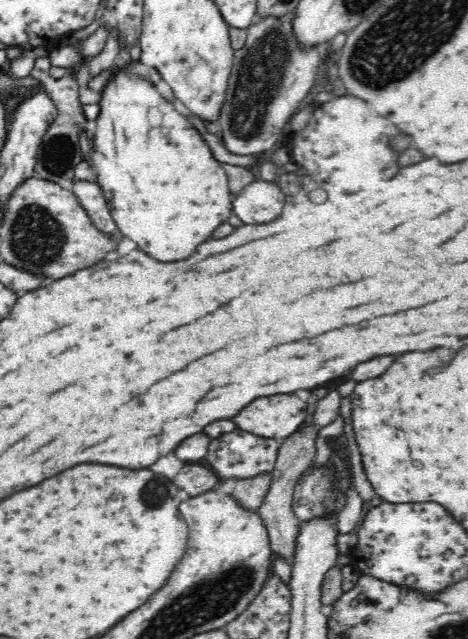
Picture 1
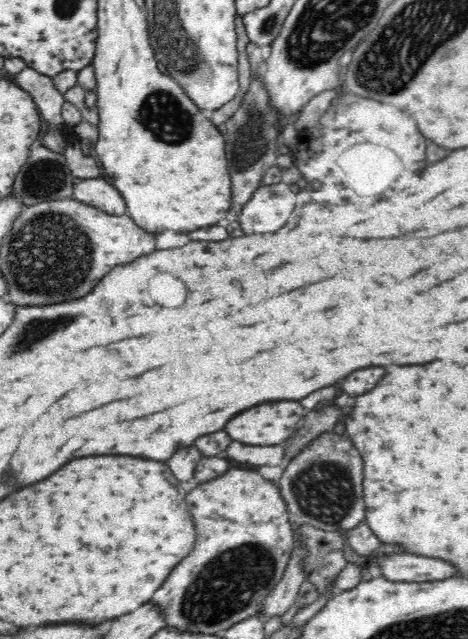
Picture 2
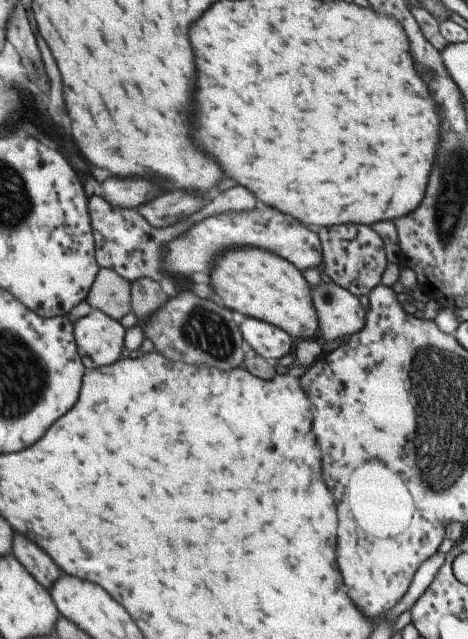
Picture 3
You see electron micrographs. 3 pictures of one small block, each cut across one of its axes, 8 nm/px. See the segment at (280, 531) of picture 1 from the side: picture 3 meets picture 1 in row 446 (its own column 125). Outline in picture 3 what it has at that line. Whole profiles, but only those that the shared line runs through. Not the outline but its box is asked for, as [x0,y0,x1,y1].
[66,267,130,323]

